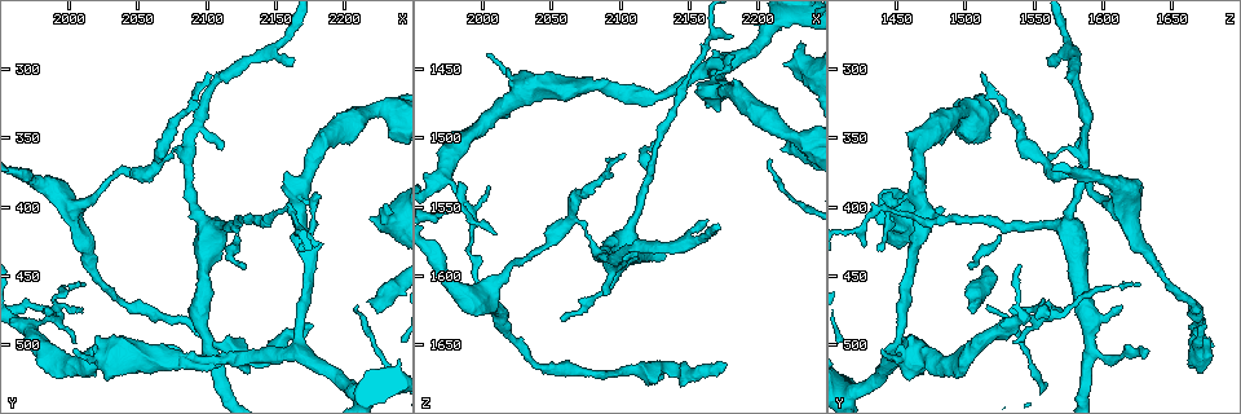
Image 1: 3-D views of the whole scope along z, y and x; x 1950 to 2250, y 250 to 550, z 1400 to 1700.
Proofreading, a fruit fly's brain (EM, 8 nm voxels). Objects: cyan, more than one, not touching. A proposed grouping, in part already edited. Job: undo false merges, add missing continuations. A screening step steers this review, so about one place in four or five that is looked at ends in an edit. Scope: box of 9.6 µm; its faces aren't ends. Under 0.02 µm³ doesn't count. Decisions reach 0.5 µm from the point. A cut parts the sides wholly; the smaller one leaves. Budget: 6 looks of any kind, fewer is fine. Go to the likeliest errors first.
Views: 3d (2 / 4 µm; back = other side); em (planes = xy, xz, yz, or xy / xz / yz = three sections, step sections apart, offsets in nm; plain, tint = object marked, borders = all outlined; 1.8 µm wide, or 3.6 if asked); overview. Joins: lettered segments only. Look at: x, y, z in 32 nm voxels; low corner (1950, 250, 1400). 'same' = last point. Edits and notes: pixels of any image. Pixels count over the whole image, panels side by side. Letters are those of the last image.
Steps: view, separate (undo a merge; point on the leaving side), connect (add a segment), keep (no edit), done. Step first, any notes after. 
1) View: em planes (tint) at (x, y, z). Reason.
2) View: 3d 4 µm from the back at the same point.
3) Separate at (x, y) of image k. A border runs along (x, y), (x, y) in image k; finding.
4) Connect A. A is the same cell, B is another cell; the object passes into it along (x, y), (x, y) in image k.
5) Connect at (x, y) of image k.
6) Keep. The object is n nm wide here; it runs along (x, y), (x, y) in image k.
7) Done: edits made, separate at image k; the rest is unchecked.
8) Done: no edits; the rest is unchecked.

View: em 3.6 µm planes (borders) at (2230, 398, 1432). Free end.

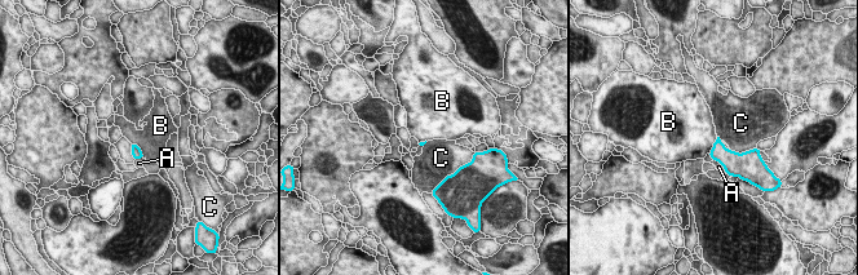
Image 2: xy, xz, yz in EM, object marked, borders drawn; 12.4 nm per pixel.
Keep. A, B and C are other cells; a border runs along (131, 142), (140, 149), (144, 156) in image 2; no lettered segment goes on from it.

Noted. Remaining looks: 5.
View: em xy step 8 (tint) at (2224, 476, 1504).

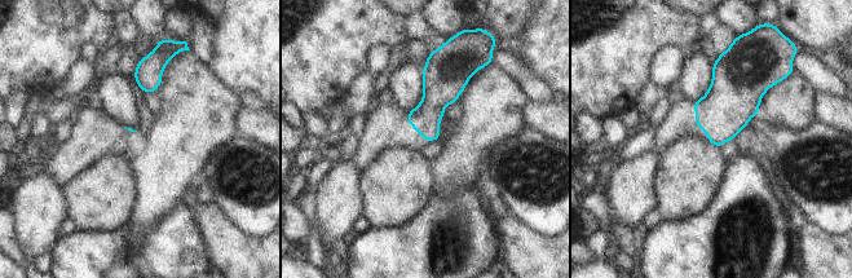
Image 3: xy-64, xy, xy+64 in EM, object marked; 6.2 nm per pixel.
View: em planes (borders) at the same point.

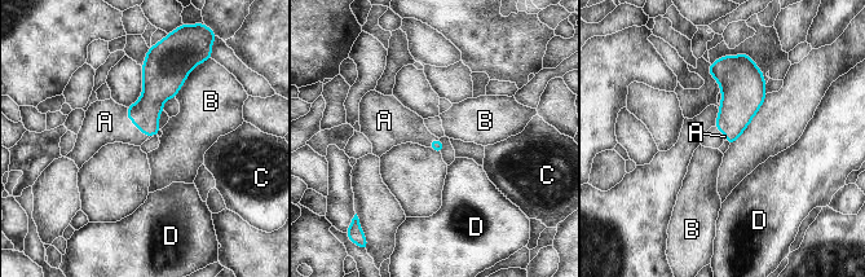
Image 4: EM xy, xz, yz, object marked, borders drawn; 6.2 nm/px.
Connect A. A is the same cell, B, C and D are other cells; the object passes into it along (145, 113), (135, 123), (105, 122) in image 4; the neuron continues.

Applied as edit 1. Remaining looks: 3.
View: 3d 2 µm at (2102, 506, 1592). Three-way junction.

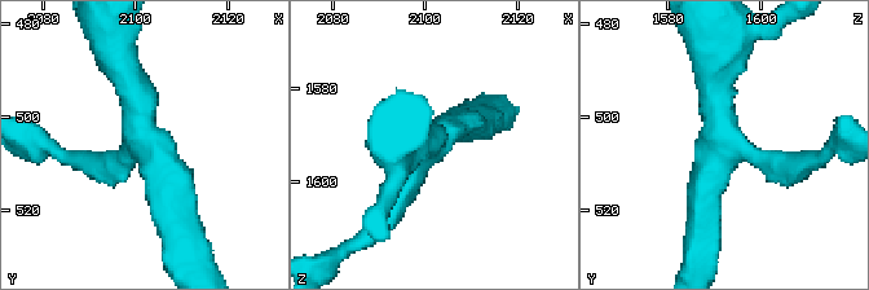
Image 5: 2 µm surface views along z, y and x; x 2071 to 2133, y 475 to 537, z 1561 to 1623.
View: em yz step 16 (tint) at (2101, 504, 1592). 3 arms meet here; the arms are 170, 280, 360 nm wide; need the tissue.

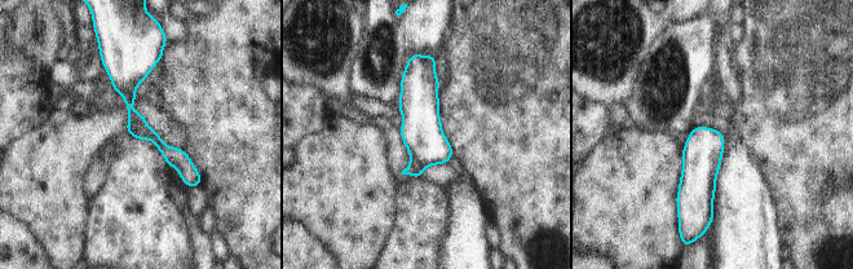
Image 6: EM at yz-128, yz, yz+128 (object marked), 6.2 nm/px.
View: em yz step 16 (borders) at the same point.

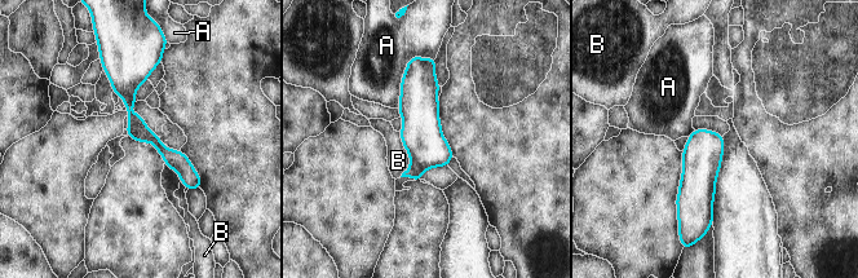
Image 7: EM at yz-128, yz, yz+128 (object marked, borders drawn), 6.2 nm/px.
Keep. A and B are other cells; a border runs along (399, 132), (408, 155), (401, 176) in image 7; all the same neuron.

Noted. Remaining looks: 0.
Done: edits made, connect at image 4; the rest is unchecked.

